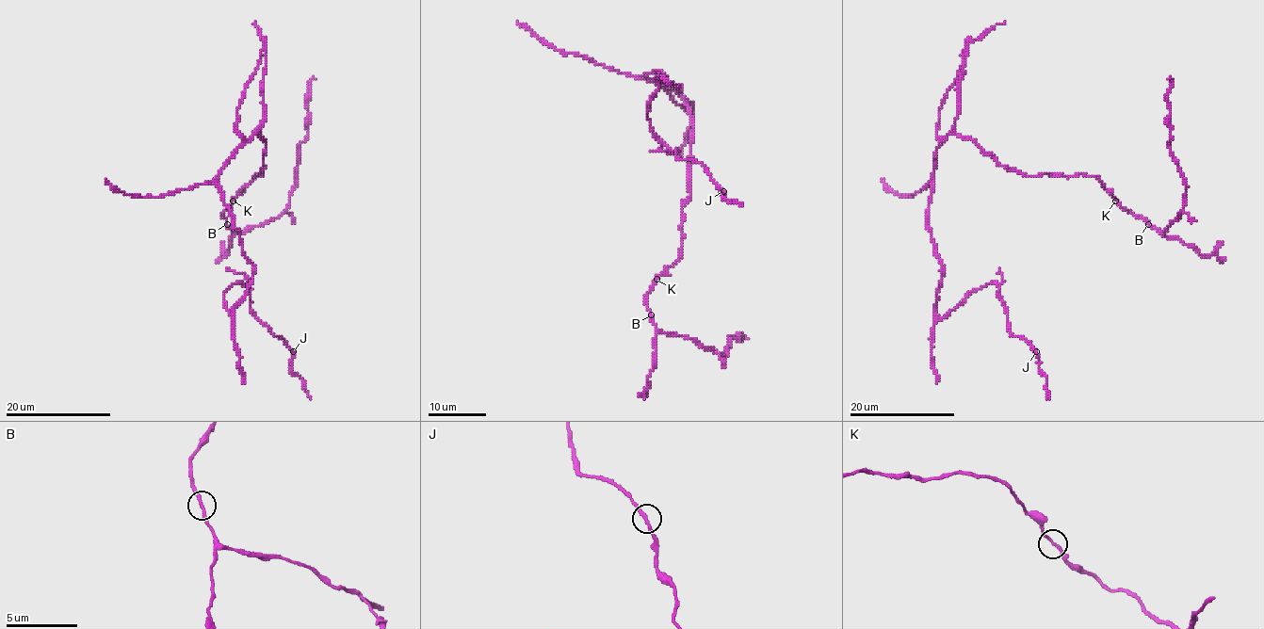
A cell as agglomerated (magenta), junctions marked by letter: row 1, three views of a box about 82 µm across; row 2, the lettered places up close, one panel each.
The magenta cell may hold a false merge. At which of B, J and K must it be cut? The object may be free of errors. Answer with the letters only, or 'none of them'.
none of them

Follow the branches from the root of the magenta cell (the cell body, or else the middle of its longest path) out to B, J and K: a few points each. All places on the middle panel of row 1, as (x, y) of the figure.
B: (686, 104), (692, 122), (692, 141), (689, 198), (681, 211), (681, 257), (651, 287), (646, 298), (651, 314)
J: (686, 104), (640, 76), (659, 71), (679, 87), (656, 82), (651, 129), (676, 157), (700, 162), (722, 190)
K: (686, 104), (692, 122), (692, 141), (689, 147), (689, 198), (681, 211), (681, 257), (656, 279)

